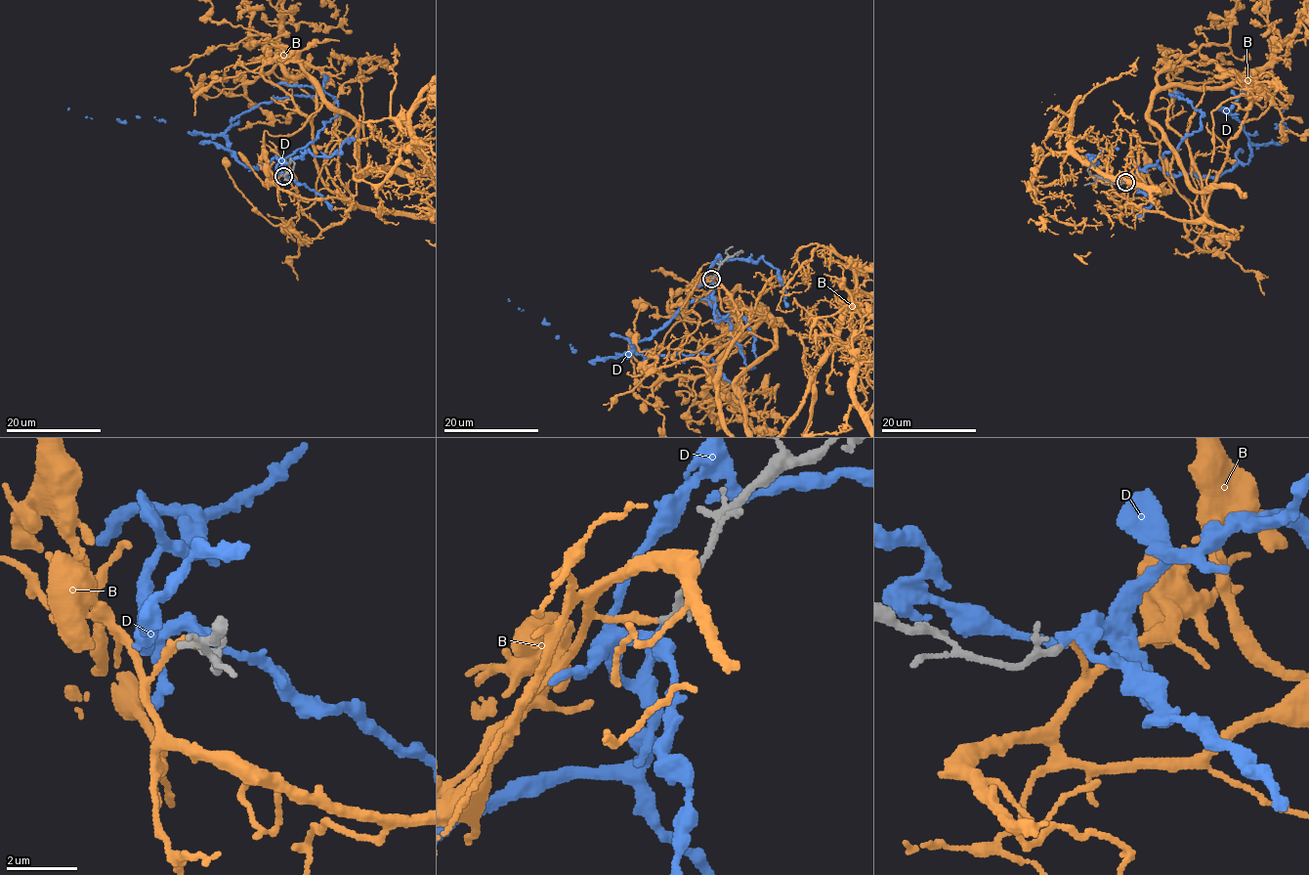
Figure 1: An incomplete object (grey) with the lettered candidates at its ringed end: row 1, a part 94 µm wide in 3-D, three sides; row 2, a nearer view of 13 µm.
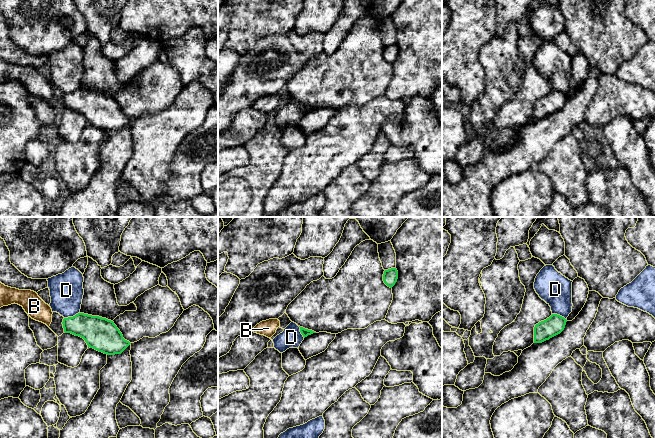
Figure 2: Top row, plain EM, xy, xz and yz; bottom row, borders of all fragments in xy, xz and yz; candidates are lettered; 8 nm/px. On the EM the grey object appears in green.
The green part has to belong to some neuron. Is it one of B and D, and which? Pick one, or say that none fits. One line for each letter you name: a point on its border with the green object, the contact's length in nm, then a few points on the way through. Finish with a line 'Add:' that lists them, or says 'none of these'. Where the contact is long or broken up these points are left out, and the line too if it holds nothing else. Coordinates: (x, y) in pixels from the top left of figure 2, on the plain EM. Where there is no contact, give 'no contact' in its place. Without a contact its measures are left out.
B: no contact
Add: B

